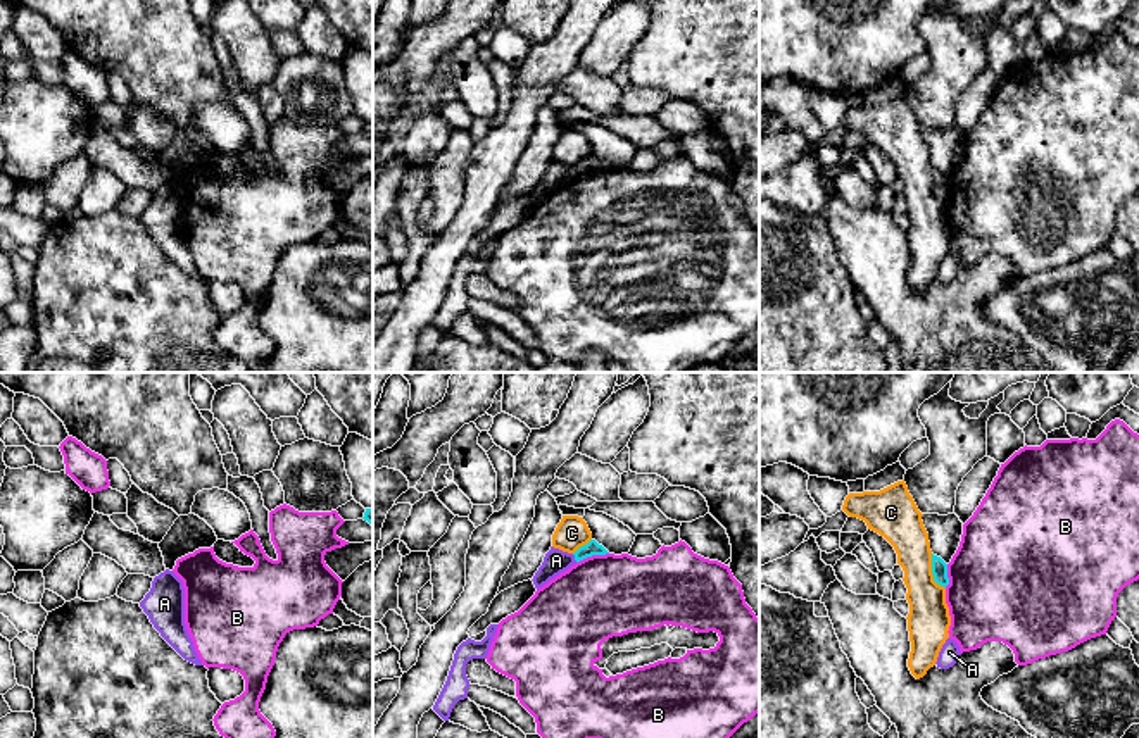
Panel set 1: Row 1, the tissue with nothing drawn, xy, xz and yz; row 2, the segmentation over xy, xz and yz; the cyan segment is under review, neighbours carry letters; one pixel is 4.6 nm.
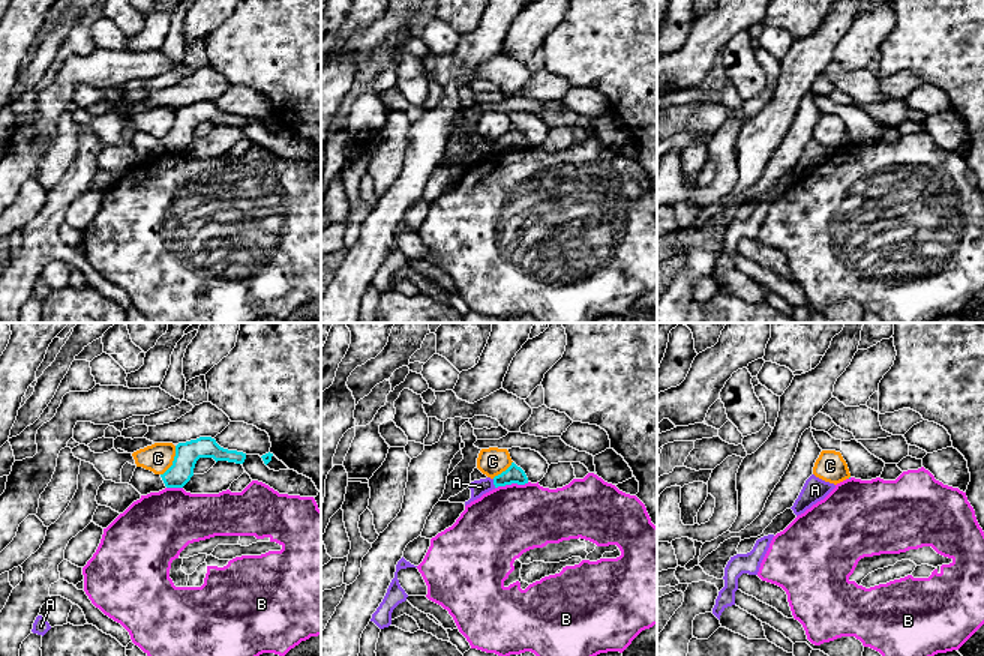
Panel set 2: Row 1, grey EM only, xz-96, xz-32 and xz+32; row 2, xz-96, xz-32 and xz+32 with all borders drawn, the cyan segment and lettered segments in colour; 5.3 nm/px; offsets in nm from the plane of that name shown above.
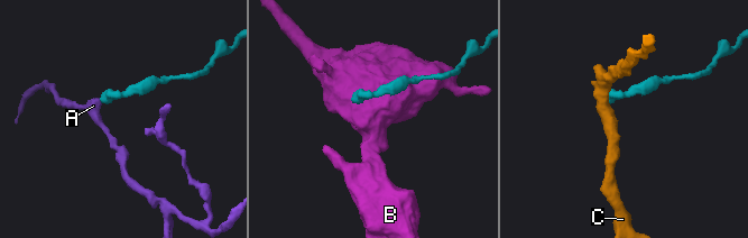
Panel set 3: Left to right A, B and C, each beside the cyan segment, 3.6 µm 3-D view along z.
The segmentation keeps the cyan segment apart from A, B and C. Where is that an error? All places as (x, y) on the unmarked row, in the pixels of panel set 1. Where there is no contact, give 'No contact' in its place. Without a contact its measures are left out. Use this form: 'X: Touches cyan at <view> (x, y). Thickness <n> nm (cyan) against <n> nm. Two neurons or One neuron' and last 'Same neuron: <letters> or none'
A: Touches cyan at xz (575, 171). Thickness 70 nm (cyan) against 120 nm. Two neurons
B: Touches cyan at xz (592, 168). Thickness 70 nm (cyan) against 380 nm. Two neurons
C: Touches cyan at yz (932, 187). Thickness 80 nm (cyan) against 200 nm. Two neurons
Same neuron: none

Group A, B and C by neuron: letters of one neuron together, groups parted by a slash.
A / B / C

